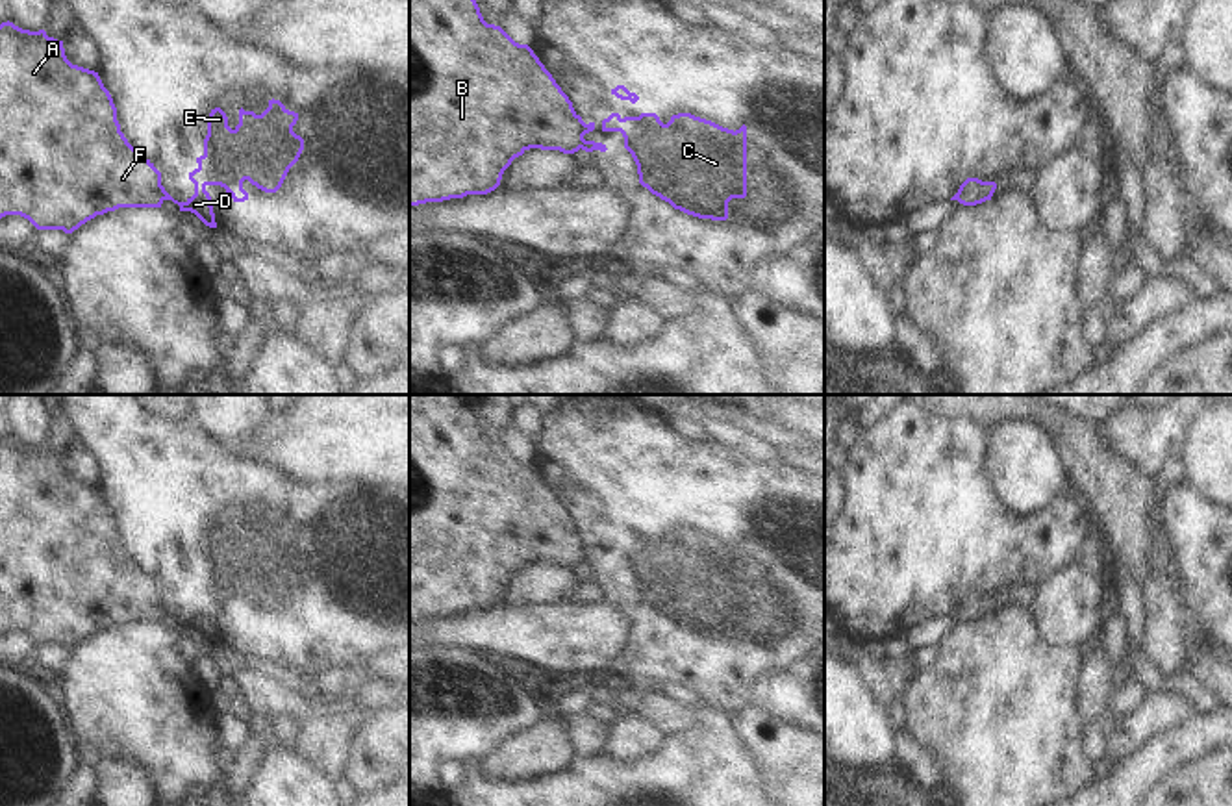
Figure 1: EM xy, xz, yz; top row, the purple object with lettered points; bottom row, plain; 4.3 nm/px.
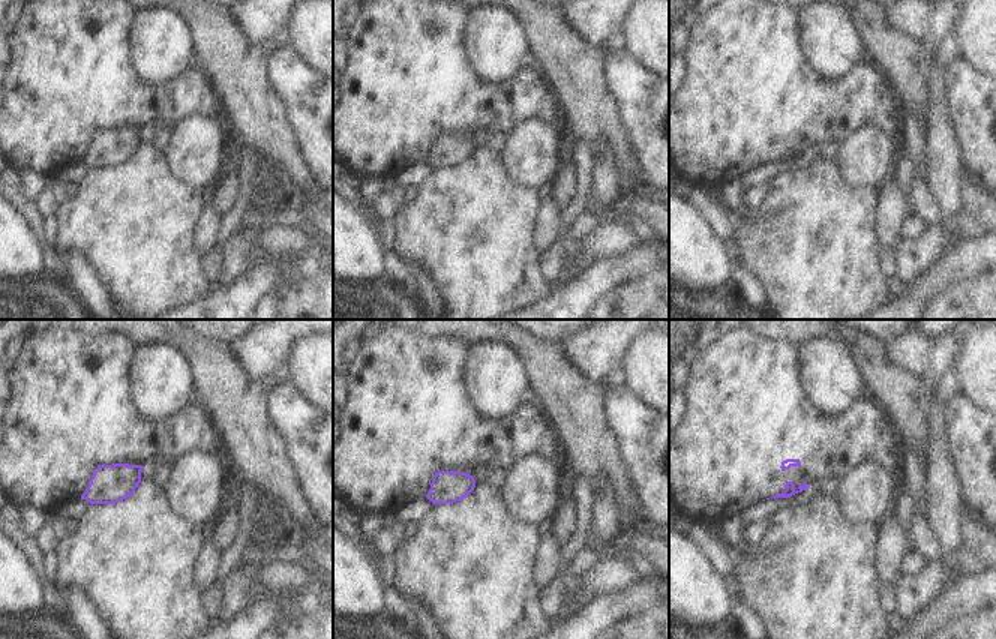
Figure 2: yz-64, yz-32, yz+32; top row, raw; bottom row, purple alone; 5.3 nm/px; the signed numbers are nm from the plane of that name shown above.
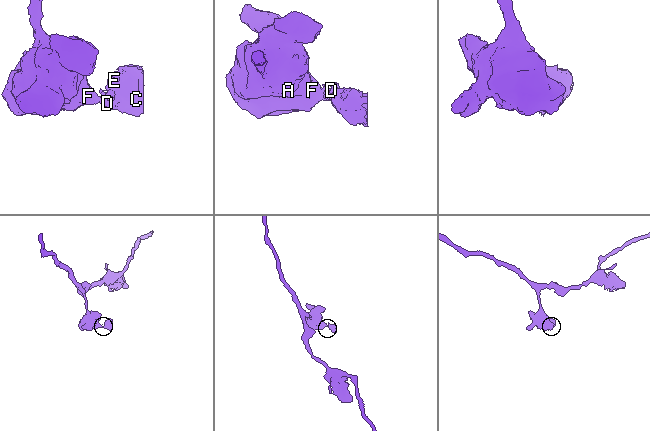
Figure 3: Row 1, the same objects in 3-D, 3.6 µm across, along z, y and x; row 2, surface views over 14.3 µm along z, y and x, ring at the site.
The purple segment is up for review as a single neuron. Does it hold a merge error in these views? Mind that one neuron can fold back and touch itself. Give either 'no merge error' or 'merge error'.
merge error

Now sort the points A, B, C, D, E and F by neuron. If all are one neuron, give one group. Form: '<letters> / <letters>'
A B F / C D E

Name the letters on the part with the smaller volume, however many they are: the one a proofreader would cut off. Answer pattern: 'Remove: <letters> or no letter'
Remove: C, D, E

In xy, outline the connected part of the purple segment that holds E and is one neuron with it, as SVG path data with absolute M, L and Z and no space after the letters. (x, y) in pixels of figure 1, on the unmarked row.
M274 513L269 515L269 523L267 523L261 530L256 530L254 526L245 526L245 524L241 523L241 524L239 524L239 539L237 539L233 545L228 541L228 532L226 532L226 528L224 528L220 523L211 524L209 534L207 534L207 550L206 550L206 554L204 554L204 569L202 569L200 573L196 573L198 582L196 582L193 587L189 587L189 595L195 598L195 610L193 610L191 613L187 613L185 617L178 617L178 615L174 615L174 613L165 606L165 602L161 602L163 613L165 613L165 615L172 615L174 619L178 619L178 621L180 621L180 626L191 626L191 628L195 628L206 641L217 643L213 621L211 621L211 611L209 611L209 608L206 606L206 602L207 602L207 600L220 600L220 602L224 602L226 608L232 610L233 617L245 617L245 615L248 615L248 608L243 604L243 597L245 597L245 595L248 595L252 600L256 600L258 604L261 604L261 606L265 606L265 608L276 608L276 606L282 602L282 598L283 598L289 584L298 576L298 573L300 573L300 569L302 569L302 565L304 565L304 554L293 547L293 541L296 539L296 535L298 535L298 528L289 526L280 515L274 515Z

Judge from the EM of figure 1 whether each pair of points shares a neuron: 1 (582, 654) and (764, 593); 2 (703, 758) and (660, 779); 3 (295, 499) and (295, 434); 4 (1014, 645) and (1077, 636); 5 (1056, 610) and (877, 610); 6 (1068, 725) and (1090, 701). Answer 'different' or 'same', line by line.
1: different
2: same
3: different
4: different
5: different
6: different

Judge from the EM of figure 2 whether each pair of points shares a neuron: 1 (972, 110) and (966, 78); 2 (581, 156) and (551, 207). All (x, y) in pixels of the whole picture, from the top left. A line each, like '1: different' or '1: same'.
1: same
2: different

